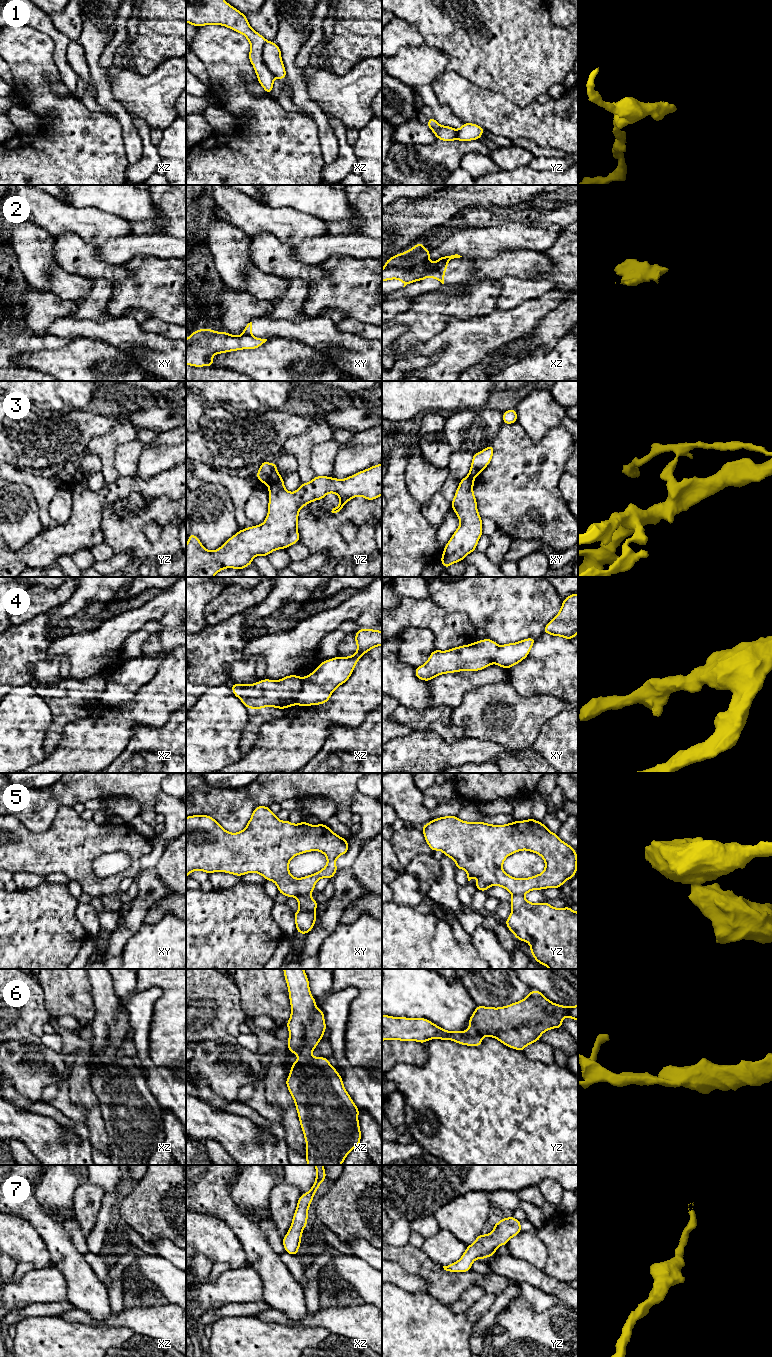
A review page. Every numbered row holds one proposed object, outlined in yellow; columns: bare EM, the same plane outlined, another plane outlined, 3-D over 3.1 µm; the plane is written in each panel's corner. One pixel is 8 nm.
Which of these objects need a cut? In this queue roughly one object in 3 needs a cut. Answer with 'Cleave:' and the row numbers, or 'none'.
Cleave: 1, 2, 3, 4, 5

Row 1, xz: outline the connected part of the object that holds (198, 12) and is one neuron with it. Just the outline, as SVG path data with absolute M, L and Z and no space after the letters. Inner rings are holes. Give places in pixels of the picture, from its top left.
M186 0L186 22L198 27L222 25L243 34L251 46L249 60L258 82L267 94L272 92L275 76L262 59L266 39L249 25L247 16L225 0Z

